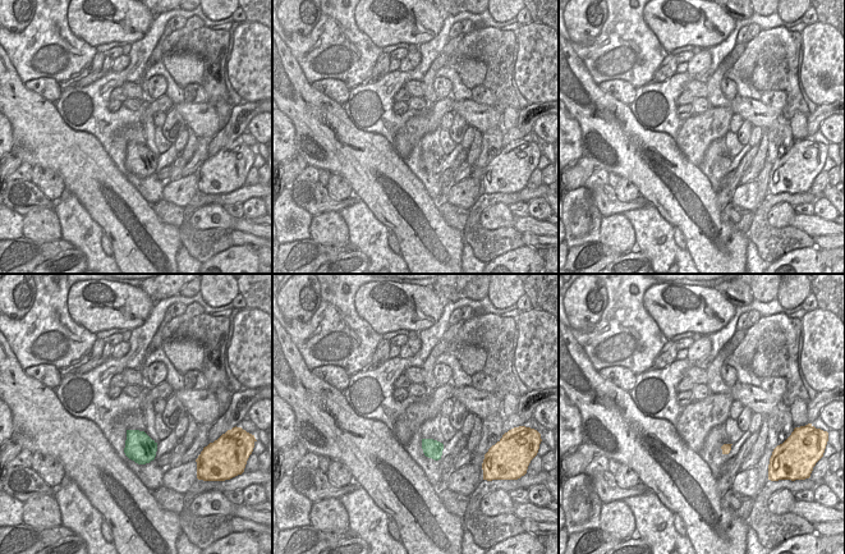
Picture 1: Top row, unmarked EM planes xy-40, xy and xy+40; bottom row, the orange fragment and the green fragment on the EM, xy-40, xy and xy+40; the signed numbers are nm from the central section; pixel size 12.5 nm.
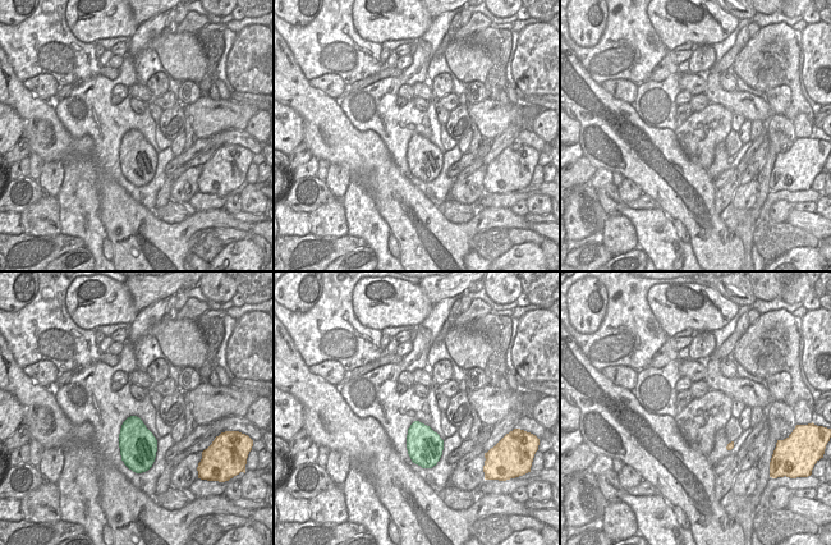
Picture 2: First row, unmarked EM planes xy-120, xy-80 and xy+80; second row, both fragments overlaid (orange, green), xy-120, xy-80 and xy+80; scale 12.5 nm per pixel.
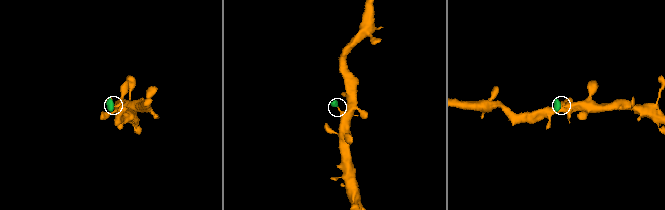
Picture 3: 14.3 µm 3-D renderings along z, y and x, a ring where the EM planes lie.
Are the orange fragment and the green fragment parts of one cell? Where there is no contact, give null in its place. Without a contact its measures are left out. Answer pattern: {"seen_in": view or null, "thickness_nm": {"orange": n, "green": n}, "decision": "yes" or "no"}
{"seen_in": null, "decision": "yes"}

